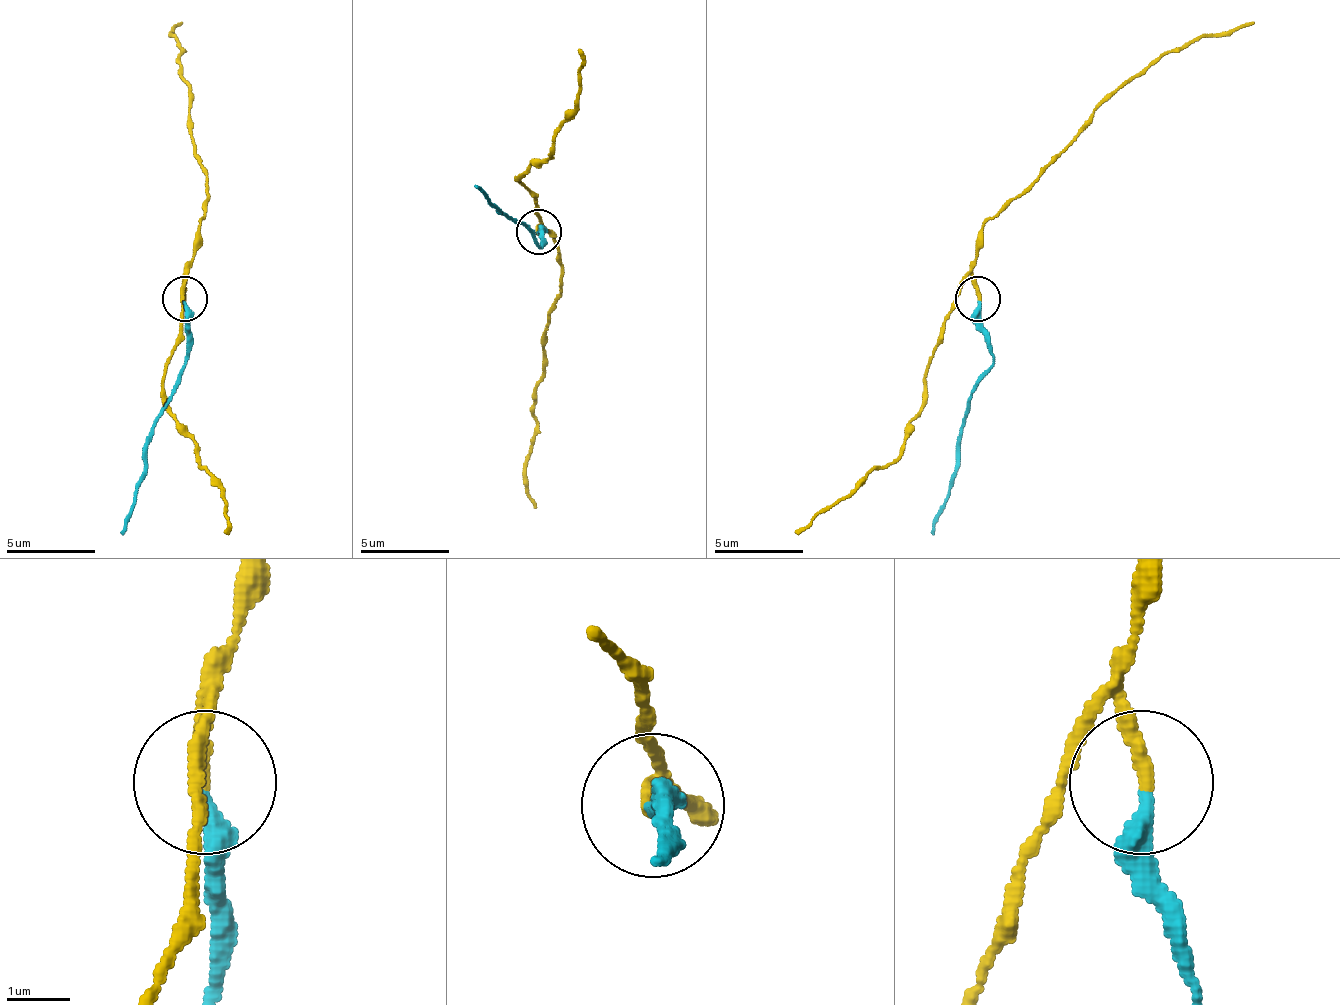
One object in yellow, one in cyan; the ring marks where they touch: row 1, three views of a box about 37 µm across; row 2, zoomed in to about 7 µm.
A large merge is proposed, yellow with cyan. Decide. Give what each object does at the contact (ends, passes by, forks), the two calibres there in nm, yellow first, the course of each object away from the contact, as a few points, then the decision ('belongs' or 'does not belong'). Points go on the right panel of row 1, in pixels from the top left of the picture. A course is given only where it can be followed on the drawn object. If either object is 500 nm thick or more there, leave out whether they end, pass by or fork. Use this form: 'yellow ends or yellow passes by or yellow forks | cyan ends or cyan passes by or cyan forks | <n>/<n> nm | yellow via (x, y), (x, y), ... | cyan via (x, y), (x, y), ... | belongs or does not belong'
yellow ends | cyan ends | 240/320 nm | yellow via (979, 297), (970, 271), (974, 240), (1077, 128), (1166, 53), (1206, 35), (1233, 35), (1255, 21) | cyan via (979, 302), (992, 369), (970, 395), (957, 449), (957, 476), (930, 533) | does not belong

